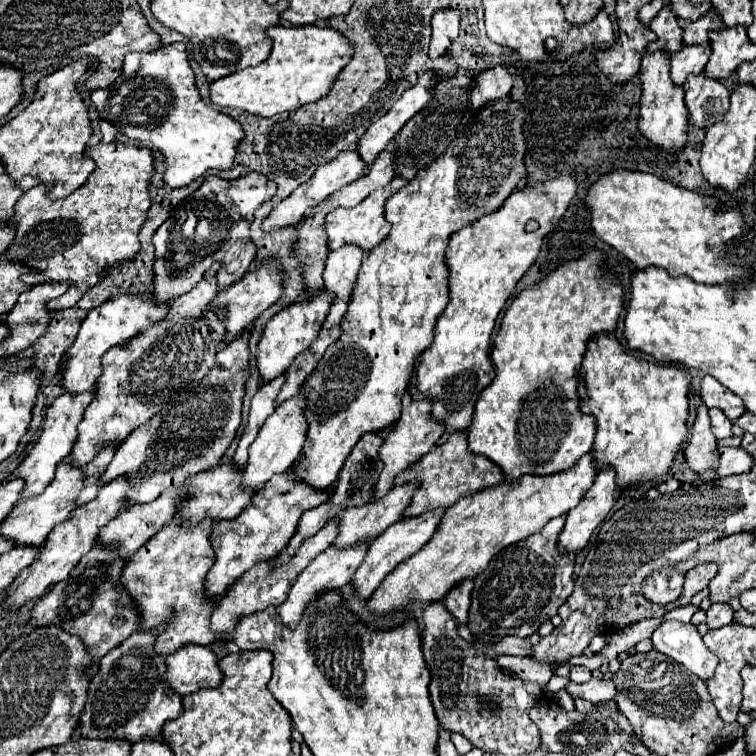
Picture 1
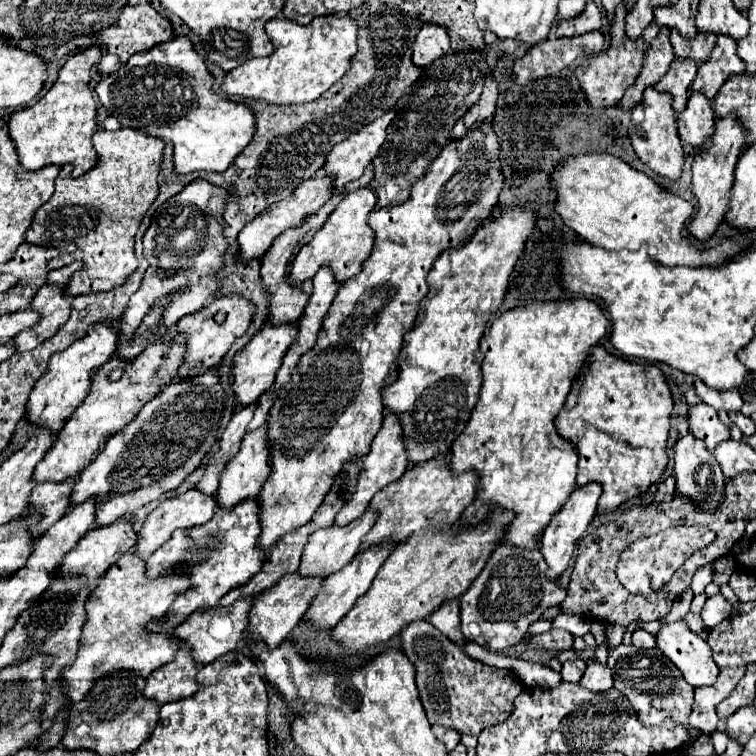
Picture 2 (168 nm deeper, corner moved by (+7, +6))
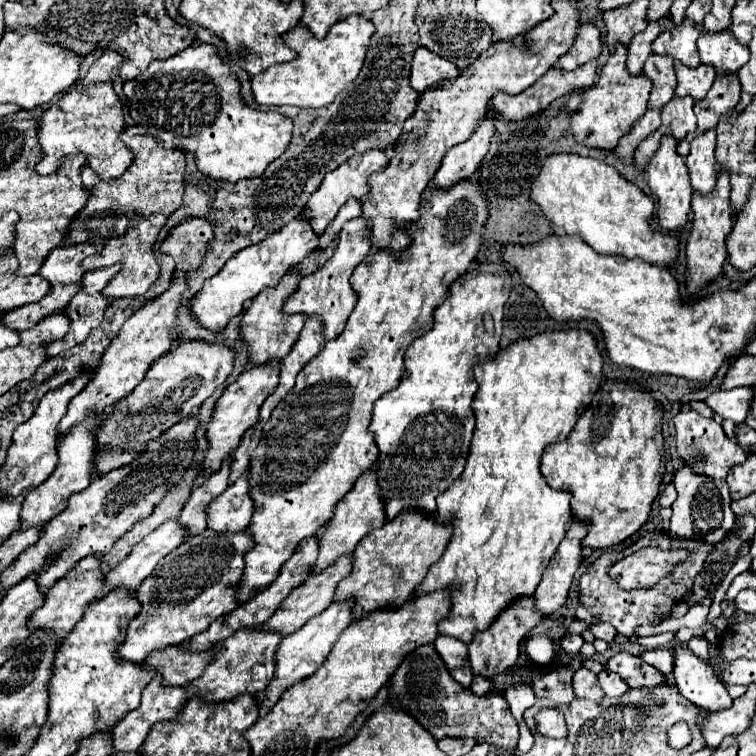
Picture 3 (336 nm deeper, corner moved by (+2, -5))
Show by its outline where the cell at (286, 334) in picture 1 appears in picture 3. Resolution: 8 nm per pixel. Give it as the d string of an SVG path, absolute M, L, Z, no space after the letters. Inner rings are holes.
M273 363L273 367L249 367L247 371L243 371L239 375L237 381L233 381L223 391L223 395L217 399L217 403L213 407L211 421L205 429L205 439L209 443L209 453L207 453L207 457L201 465L203 475L215 473L221 467L221 463L239 447L239 441L241 441L243 433L257 421L261 403L275 391L277 383L279 383L279 363Z

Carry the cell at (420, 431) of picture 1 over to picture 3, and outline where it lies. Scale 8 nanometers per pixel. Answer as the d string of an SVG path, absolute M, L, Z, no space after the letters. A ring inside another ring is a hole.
M369 471L365 475L361 475L355 483L355 487L335 505L333 509L333 517L329 519L329 523L325 523L325 529L321 535L317 535L319 541L319 557L317 561L311 565L309 573L317 575L323 573L327 567L331 567L339 557L353 553L357 543L369 535L373 529L383 527L385 523L385 515L383 515L383 507L381 507L381 495L377 495L377 479L375 473Z

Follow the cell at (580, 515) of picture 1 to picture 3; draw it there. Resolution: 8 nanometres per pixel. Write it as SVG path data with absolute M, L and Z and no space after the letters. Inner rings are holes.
M573 521L561 541L557 553L553 555L545 575L535 591L535 607L543 615L553 615L561 605L565 605L573 575L581 565L581 541L587 535L585 521Z

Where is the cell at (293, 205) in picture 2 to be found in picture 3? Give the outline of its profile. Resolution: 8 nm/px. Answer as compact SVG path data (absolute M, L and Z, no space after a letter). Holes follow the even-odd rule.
M301 217L293 219L293 223L287 223L281 231L277 231L277 235L269 235L265 241L249 245L247 249L241 249L237 255L233 255L229 263L215 277L207 279L203 289L193 295L189 303L189 313L197 319L201 327L221 333L229 319L245 309L247 301L257 297L259 291L265 287L277 287L283 275L293 265L301 263L301 259L305 259L305 255L309 255L309 251L317 247L319 239L313 235L309 223L305 223L305 219Z

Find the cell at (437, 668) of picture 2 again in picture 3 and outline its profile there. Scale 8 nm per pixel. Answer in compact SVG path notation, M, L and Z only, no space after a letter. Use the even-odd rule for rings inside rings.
M431 645L419 647L413 655L405 657L389 685L389 703L417 719L435 739L471 737L479 743L495 745L497 749L517 747L519 741L519 727L505 697L477 697L469 689L461 687L453 677L449 677L443 659Z

